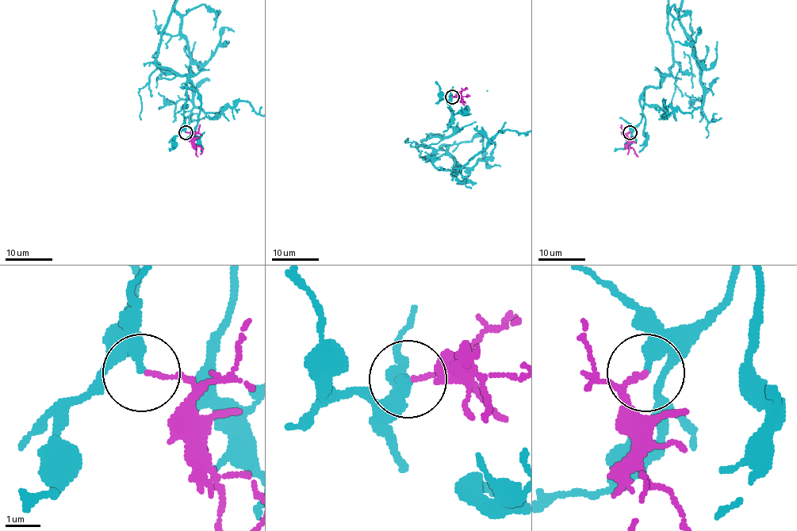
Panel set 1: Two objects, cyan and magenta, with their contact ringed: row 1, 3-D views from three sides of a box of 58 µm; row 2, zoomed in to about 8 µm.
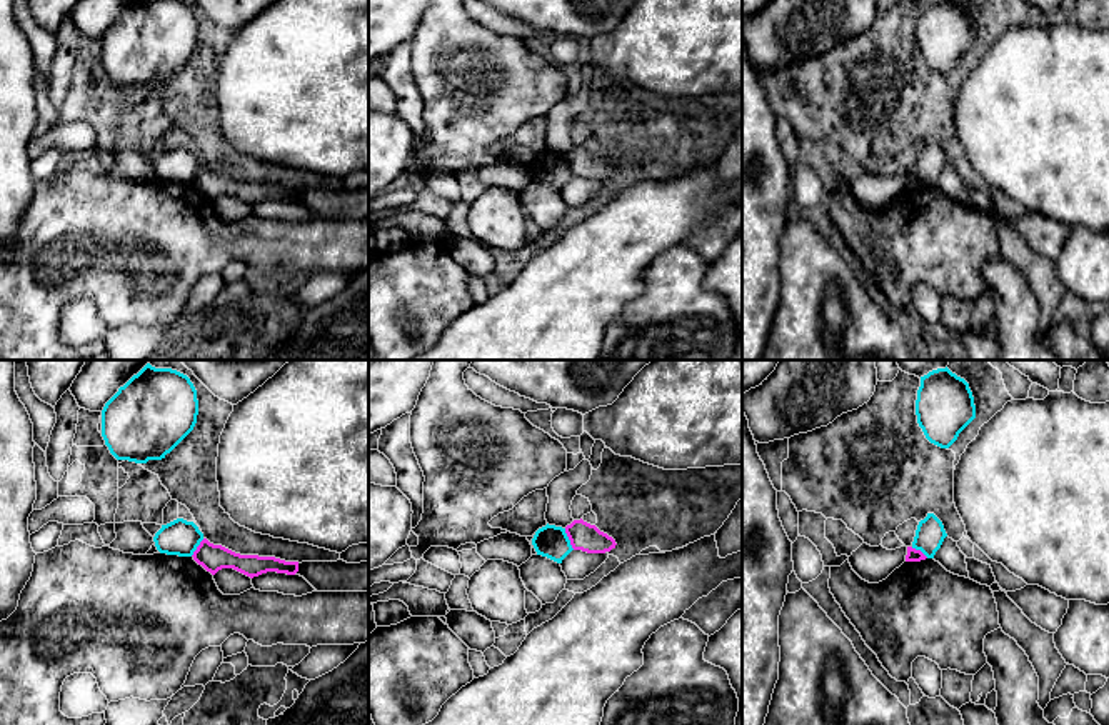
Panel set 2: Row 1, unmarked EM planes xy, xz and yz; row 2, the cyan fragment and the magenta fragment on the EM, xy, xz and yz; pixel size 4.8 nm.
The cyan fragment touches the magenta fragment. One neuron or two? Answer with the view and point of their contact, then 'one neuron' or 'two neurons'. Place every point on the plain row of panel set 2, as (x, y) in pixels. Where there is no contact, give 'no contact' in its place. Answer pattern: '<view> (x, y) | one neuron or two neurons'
xz (567, 165) | two neurons

